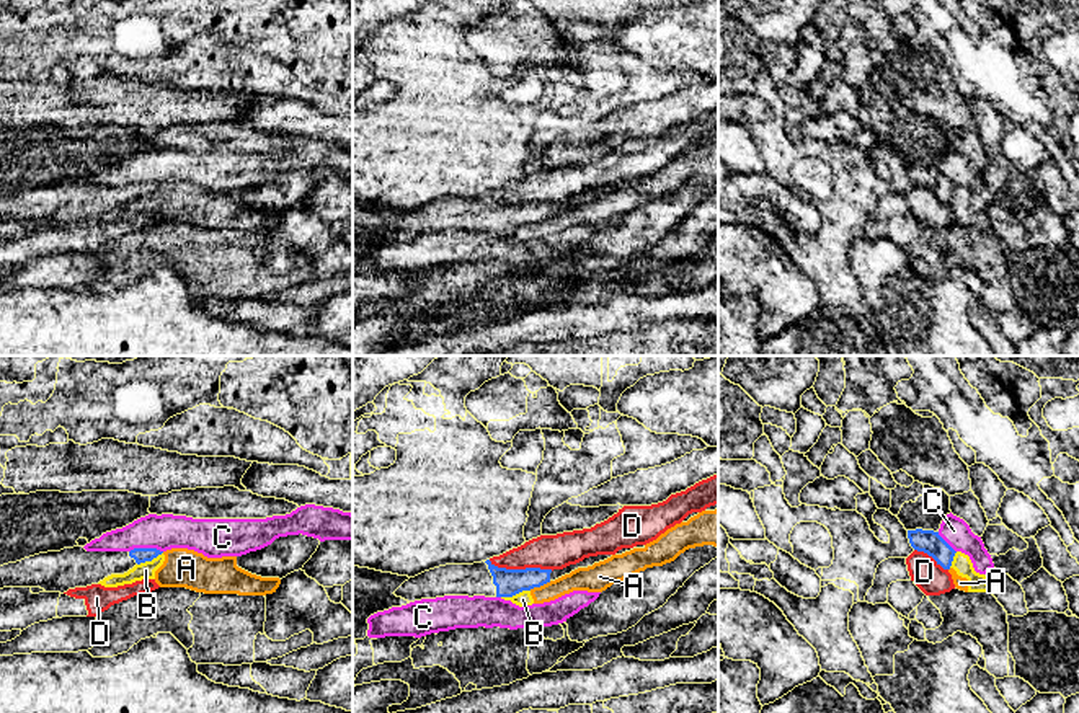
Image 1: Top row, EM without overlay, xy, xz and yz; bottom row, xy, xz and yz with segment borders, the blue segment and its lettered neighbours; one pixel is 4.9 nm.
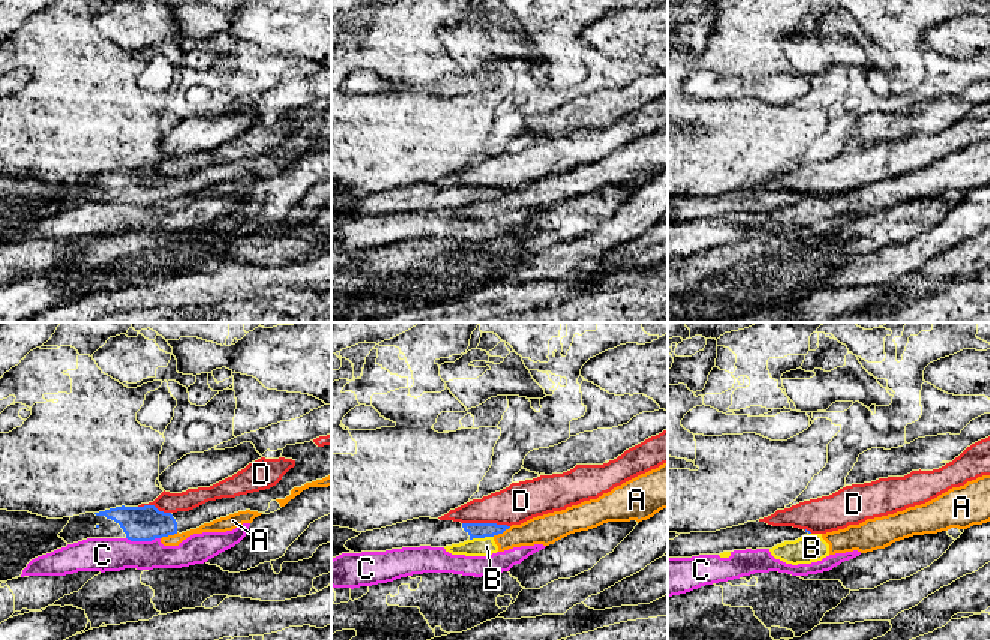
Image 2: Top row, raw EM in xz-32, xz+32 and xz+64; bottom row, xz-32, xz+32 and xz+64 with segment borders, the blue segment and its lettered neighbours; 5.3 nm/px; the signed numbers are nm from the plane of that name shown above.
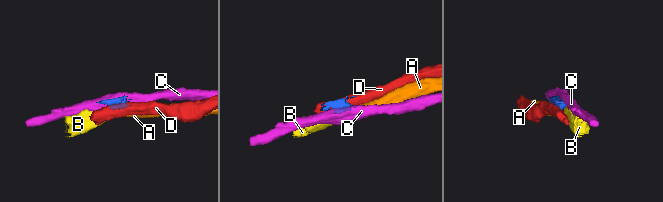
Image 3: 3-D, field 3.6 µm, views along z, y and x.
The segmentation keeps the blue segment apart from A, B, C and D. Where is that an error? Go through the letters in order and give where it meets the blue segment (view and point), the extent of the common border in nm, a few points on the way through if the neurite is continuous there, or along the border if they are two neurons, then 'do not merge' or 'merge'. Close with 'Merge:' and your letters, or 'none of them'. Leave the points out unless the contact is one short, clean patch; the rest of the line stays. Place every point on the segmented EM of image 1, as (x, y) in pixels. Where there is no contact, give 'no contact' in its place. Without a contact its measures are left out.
A: contact xz (539, 586); length 120 nm; border xz (550, 581), (529, 589); do not merge
B: contact xz (515, 594); length 150 nm; border xz (529, 589), (501, 597); do not merge
C: contact xy (146, 549); length 170 nm; border xy (162, 550), (133, 549), (129, 552); do not merge
D: contact xz (521, 570); length 320 nm; border xz (488, 560), (506, 568), (552, 570); do not merge
Merge: none of them

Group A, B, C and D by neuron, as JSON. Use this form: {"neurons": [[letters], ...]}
{"neurons": [["A", "B"], ["C"], ["D"]]}

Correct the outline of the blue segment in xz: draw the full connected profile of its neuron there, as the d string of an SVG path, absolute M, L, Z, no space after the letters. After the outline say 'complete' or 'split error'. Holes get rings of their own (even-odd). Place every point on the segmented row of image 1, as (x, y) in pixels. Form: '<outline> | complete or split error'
M589 556L553 571L540 568L506 569L495 566L490 560L473 565L446 565L410 578L393 594L408 602L444 596L513 597L611 556Z | split error

